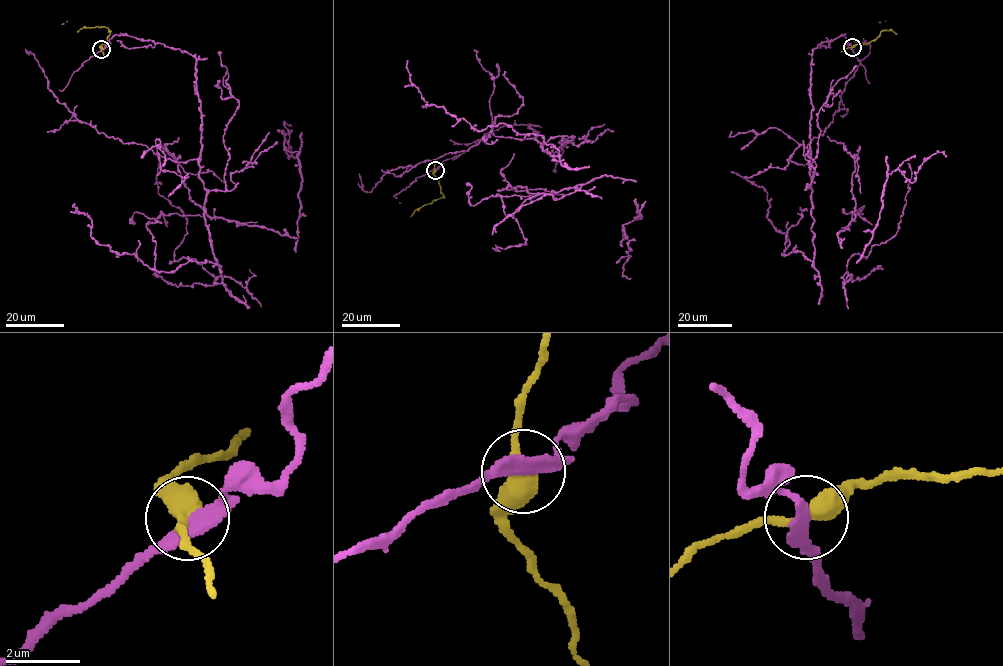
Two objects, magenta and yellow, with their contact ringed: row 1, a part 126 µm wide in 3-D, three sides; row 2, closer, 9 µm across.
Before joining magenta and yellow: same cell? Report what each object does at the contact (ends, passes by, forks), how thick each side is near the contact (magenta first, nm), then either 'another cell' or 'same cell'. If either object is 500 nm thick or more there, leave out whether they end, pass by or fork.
magenta passes by; yellow passes by; 360 nm thick on the magenta side, 400 nm on the other; another cell

